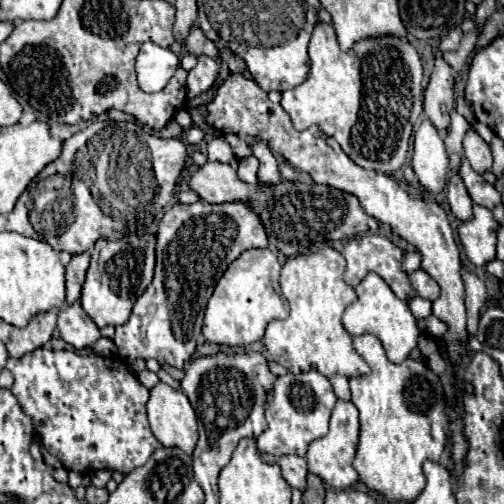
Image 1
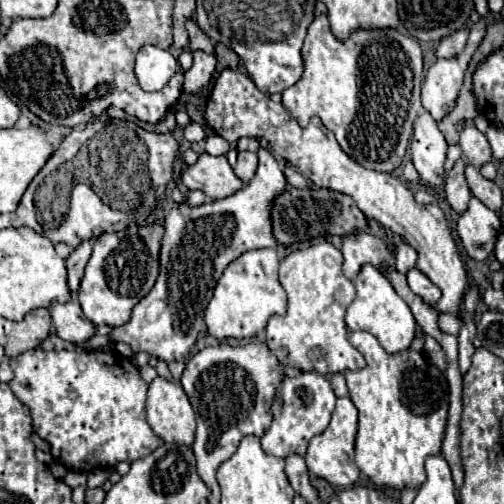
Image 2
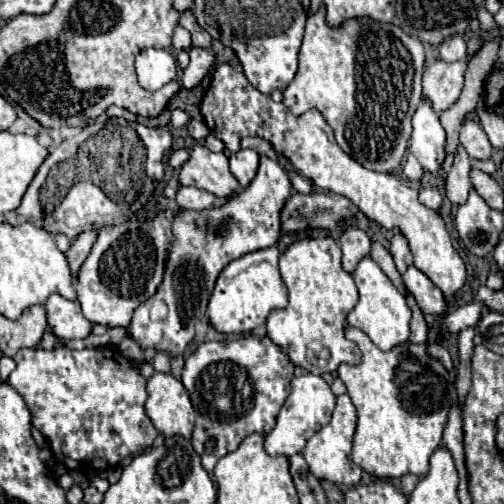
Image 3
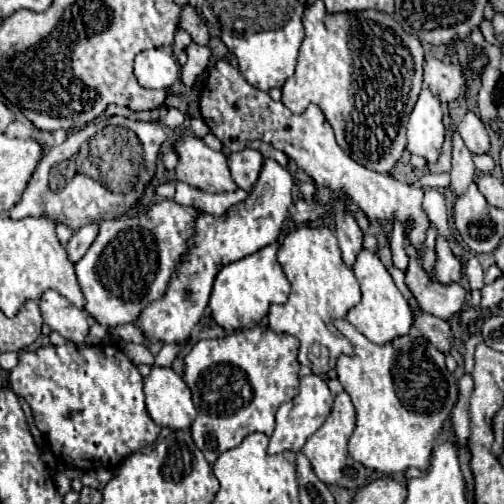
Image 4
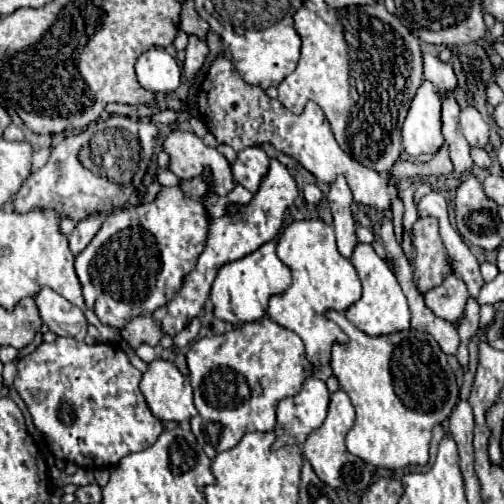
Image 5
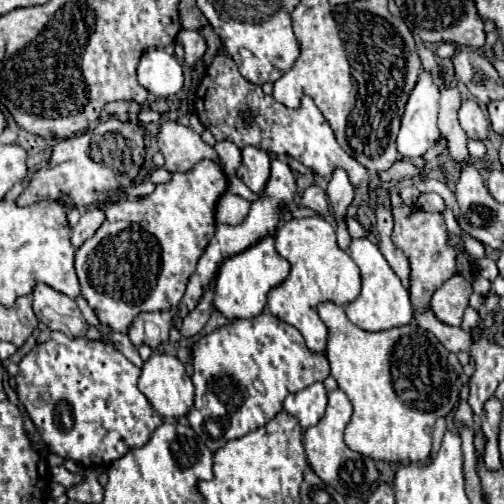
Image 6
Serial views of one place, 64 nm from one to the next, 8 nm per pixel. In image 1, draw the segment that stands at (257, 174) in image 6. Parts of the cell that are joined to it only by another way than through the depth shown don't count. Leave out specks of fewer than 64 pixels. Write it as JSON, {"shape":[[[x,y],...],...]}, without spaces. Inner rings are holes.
{"shape":[[[246,156],[242,160],[238,160],[238,178],[248,182],[248,184],[256,184],[258,182],[258,160],[256,156]]]}

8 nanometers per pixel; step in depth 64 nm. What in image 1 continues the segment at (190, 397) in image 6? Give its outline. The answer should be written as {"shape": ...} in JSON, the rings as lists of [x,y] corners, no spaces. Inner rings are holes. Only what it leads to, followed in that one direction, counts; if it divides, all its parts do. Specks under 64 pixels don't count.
{"shape":[[[158,382],[150,390],[146,408],[150,430],[162,446],[178,446],[186,454],[192,454],[198,440],[196,412],[184,392]]]}

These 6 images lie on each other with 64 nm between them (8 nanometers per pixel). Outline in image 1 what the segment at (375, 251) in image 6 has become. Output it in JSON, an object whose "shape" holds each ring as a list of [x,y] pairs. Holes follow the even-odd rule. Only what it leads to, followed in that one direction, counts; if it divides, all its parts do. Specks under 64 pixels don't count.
{"shape":[[[368,272],[368,276],[364,276],[364,280],[356,286],[356,296],[358,300],[354,304],[350,304],[344,312],[344,328],[352,334],[352,336],[360,336],[360,334],[374,334],[384,350],[388,360],[392,362],[402,362],[406,356],[410,356],[410,352],[416,348],[418,344],[418,326],[416,326],[416,318],[412,316],[408,304],[404,300],[400,300],[390,286],[374,272]]]}

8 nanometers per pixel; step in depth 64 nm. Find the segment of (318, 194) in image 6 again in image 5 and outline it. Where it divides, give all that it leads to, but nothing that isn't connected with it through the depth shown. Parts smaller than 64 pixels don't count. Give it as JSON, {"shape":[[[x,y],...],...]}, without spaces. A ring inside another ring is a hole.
{"shape":[[[308,184],[308,186],[304,186],[302,194],[304,194],[304,198],[306,198],[306,204],[312,204],[312,206],[320,204],[322,198],[324,198],[322,190],[320,190],[316,184]]]}

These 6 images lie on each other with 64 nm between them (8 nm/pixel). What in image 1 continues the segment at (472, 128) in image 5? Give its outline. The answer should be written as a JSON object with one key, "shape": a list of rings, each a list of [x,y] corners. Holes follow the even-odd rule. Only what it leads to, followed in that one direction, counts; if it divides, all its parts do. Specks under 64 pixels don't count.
{"shape":[[[468,130],[464,136],[464,154],[468,158],[468,162],[472,164],[472,168],[482,174],[486,170],[492,168],[492,152],[490,146],[476,134],[476,130]]]}

